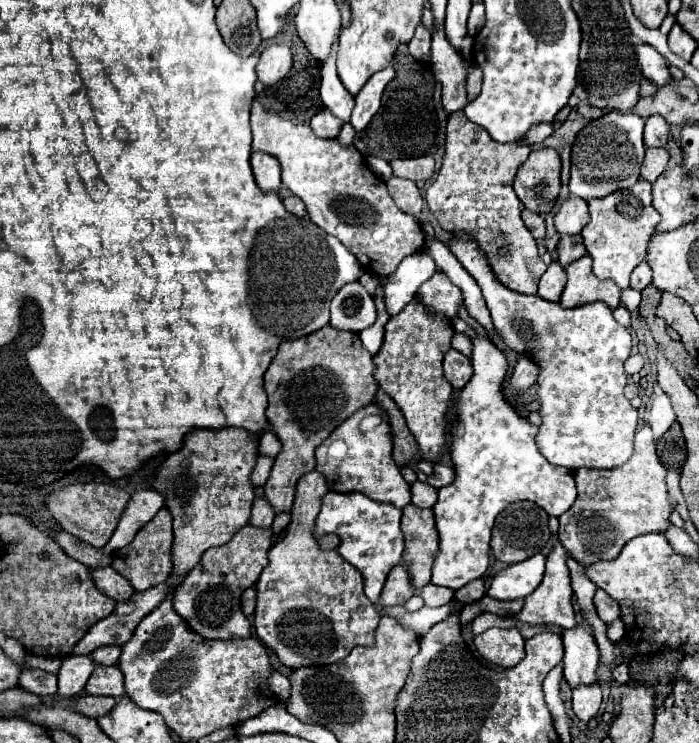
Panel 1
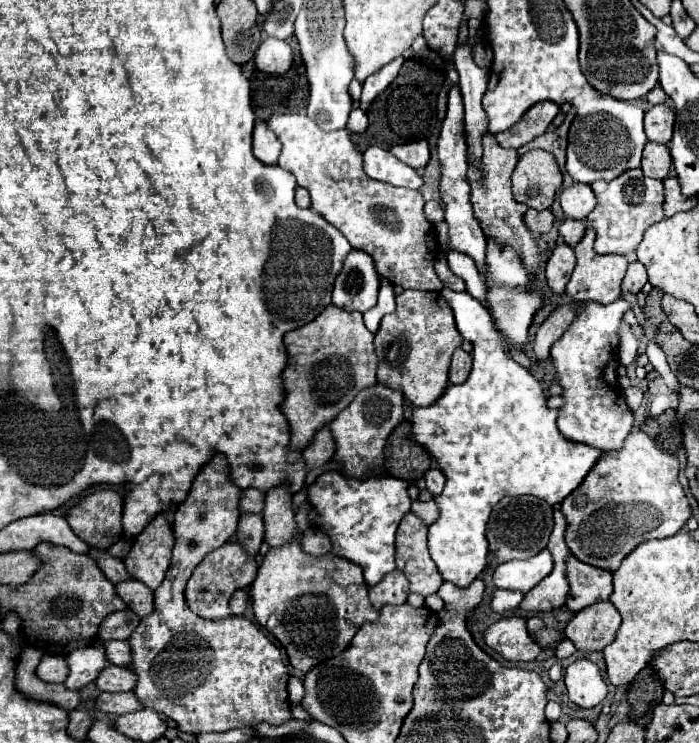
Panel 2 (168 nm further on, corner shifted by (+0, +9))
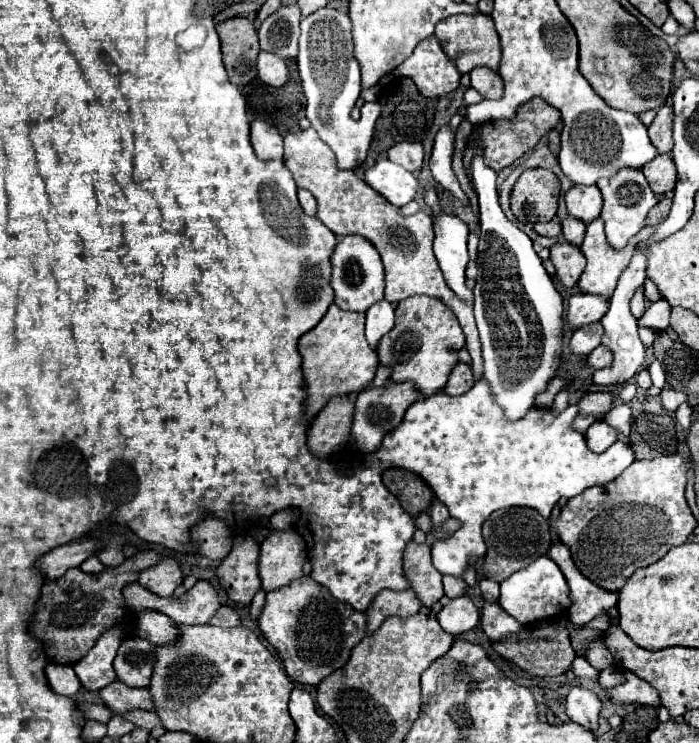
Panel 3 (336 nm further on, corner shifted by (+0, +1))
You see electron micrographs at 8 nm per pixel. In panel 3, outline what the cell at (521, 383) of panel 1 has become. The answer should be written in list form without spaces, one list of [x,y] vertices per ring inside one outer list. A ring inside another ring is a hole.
[[[575,293],[569,299],[569,311],[567,311],[567,323],[577,329],[589,323],[595,323],[609,311],[609,299],[601,299],[601,295],[581,295]]]

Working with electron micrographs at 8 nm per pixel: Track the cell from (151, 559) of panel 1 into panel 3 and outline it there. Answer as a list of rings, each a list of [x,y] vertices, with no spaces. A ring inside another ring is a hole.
[[[163,559],[149,571],[139,573],[139,585],[161,597],[171,597],[181,583],[183,583],[183,573],[175,559]]]

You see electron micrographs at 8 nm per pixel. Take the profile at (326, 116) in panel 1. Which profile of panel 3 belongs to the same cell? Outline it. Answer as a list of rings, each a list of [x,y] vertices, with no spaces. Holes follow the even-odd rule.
[[[323,7],[313,15],[301,19],[297,65],[307,99],[307,119],[311,121],[311,127],[333,149],[339,169],[357,169],[367,157],[373,125],[357,125],[357,121],[349,117],[361,93],[361,71],[357,59],[353,57],[349,17],[341,11]]]

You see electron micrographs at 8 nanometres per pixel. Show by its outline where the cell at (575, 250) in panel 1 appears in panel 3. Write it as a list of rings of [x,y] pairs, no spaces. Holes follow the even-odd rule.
[[[567,217],[565,221],[561,221],[561,225],[563,225],[563,237],[565,237],[565,241],[569,241],[569,243],[573,243],[573,245],[579,247],[583,243],[583,235],[585,235],[587,225],[583,221],[577,221],[575,217]]]

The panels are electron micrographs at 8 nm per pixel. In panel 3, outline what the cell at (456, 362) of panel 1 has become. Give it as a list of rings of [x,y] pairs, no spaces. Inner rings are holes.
[[[457,363],[455,369],[451,371],[449,381],[447,381],[443,391],[447,395],[461,395],[461,393],[467,393],[473,385],[475,385],[475,379],[473,379],[471,367],[465,365],[465,363]]]

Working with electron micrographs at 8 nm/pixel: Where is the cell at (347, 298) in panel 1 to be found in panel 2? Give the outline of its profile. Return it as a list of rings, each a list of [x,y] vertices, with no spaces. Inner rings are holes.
[[[353,249],[345,259],[341,273],[337,275],[333,287],[333,303],[343,311],[365,313],[377,303],[379,275],[375,271],[373,259]]]

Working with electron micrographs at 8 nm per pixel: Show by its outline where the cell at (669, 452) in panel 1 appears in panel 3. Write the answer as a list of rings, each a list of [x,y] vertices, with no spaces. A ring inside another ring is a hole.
[[[639,413],[633,419],[633,425],[631,425],[631,449],[635,451],[635,459],[653,459],[653,457],[659,457],[659,455],[667,455],[667,447],[669,447],[667,439],[677,439],[675,423],[667,413],[661,413],[661,415]]]

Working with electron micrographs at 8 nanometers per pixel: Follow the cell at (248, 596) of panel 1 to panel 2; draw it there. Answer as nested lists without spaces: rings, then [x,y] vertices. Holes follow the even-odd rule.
[[[237,589],[237,593],[233,593],[231,603],[229,603],[231,613],[233,613],[233,615],[241,615],[241,613],[245,611],[247,603],[249,603],[249,593],[247,593],[247,589]]]

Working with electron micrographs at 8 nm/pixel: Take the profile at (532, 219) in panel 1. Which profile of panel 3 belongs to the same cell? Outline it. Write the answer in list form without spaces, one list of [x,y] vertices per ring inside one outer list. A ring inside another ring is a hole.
[[[557,219],[547,221],[547,223],[537,223],[535,231],[539,235],[545,235],[545,237],[559,237],[561,235],[561,223]]]

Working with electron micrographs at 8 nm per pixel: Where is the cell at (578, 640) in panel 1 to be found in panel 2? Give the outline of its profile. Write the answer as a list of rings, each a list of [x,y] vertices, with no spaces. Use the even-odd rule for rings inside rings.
[[[587,657],[573,661],[567,667],[563,679],[565,679],[569,699],[579,707],[585,707],[585,709],[595,707],[607,695],[607,685],[601,677],[599,667]]]

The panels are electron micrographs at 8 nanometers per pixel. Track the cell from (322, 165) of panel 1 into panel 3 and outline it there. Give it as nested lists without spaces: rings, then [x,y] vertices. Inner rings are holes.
[[[311,127],[301,133],[291,133],[285,137],[285,165],[293,173],[297,187],[309,189],[317,199],[319,203],[317,219],[323,225],[327,225],[339,237],[363,235],[377,247],[385,265],[385,299],[389,303],[399,303],[413,295],[429,295],[441,299],[445,305],[451,307],[467,337],[465,347],[473,359],[471,363],[473,375],[479,381],[483,373],[483,359],[473,317],[473,303],[457,299],[457,295],[453,295],[453,291],[447,287],[441,275],[441,269],[433,255],[431,217],[425,211],[419,211],[417,215],[411,217],[403,217],[399,215],[399,207],[391,205],[385,197],[375,193],[353,171],[339,171],[333,151],[319,139],[319,135]]]

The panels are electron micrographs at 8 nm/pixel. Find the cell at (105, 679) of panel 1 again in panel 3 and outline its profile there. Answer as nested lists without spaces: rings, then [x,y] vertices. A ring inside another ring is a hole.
[[[115,681],[115,683],[107,685],[105,689],[101,689],[101,699],[113,713],[119,713],[119,715],[123,715],[125,711],[131,711],[131,709],[155,711],[149,689],[133,689],[121,681]]]

